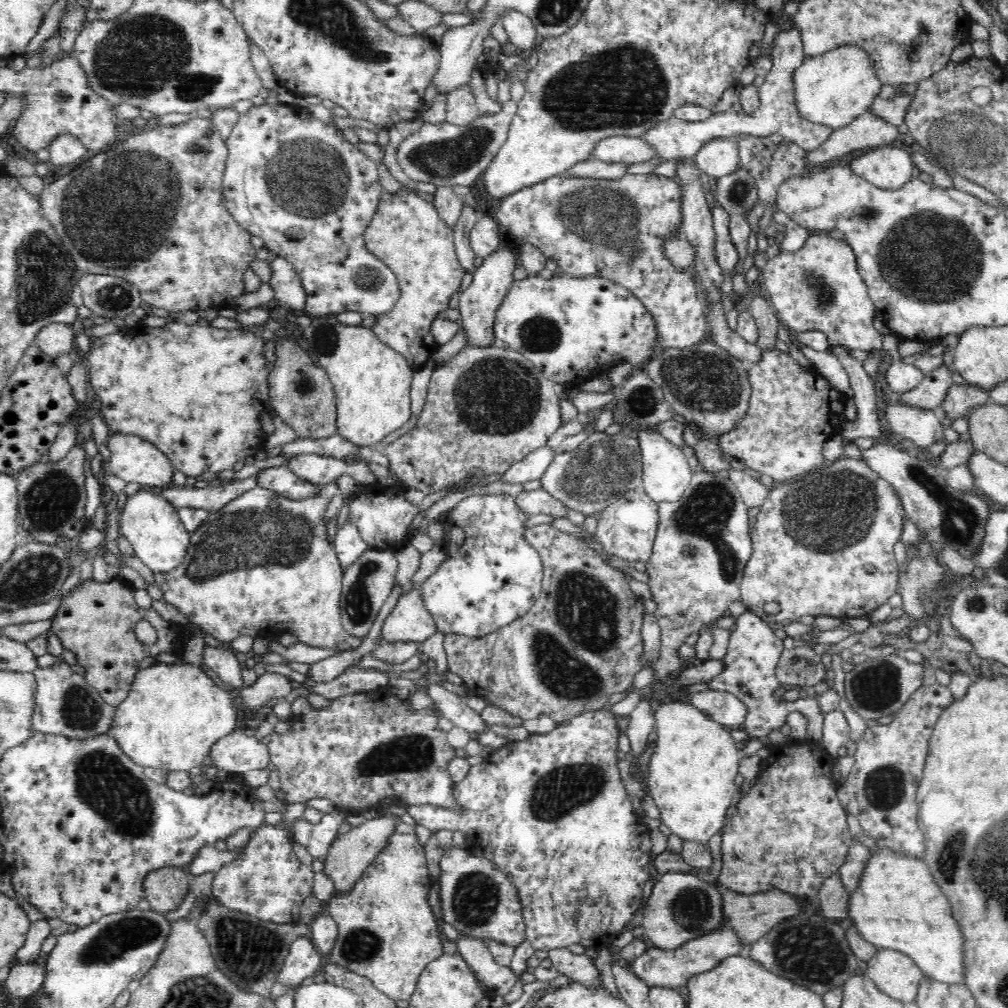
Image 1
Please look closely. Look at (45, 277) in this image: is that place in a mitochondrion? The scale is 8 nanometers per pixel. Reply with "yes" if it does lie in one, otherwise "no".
yes

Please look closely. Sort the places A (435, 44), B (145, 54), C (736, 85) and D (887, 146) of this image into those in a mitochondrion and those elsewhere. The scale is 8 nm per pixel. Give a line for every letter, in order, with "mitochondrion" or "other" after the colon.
A: other
B: mitochondrion
C: other
D: other

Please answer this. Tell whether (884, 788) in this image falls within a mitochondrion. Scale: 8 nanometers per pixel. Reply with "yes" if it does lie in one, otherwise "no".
yes

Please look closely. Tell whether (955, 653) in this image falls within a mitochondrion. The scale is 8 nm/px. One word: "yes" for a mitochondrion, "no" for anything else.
no

